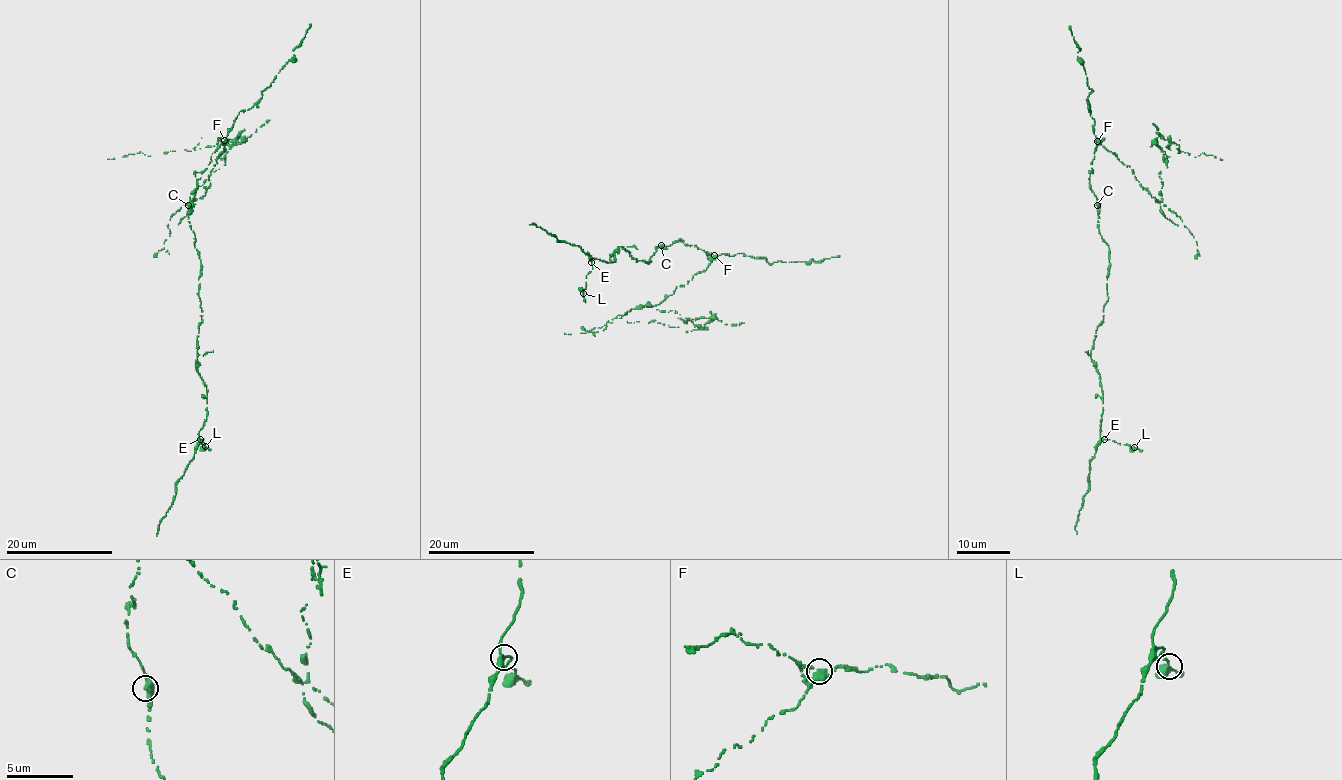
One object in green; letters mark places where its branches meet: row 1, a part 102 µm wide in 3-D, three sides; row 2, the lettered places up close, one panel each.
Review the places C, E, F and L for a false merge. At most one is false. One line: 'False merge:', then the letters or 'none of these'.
False merge: F

